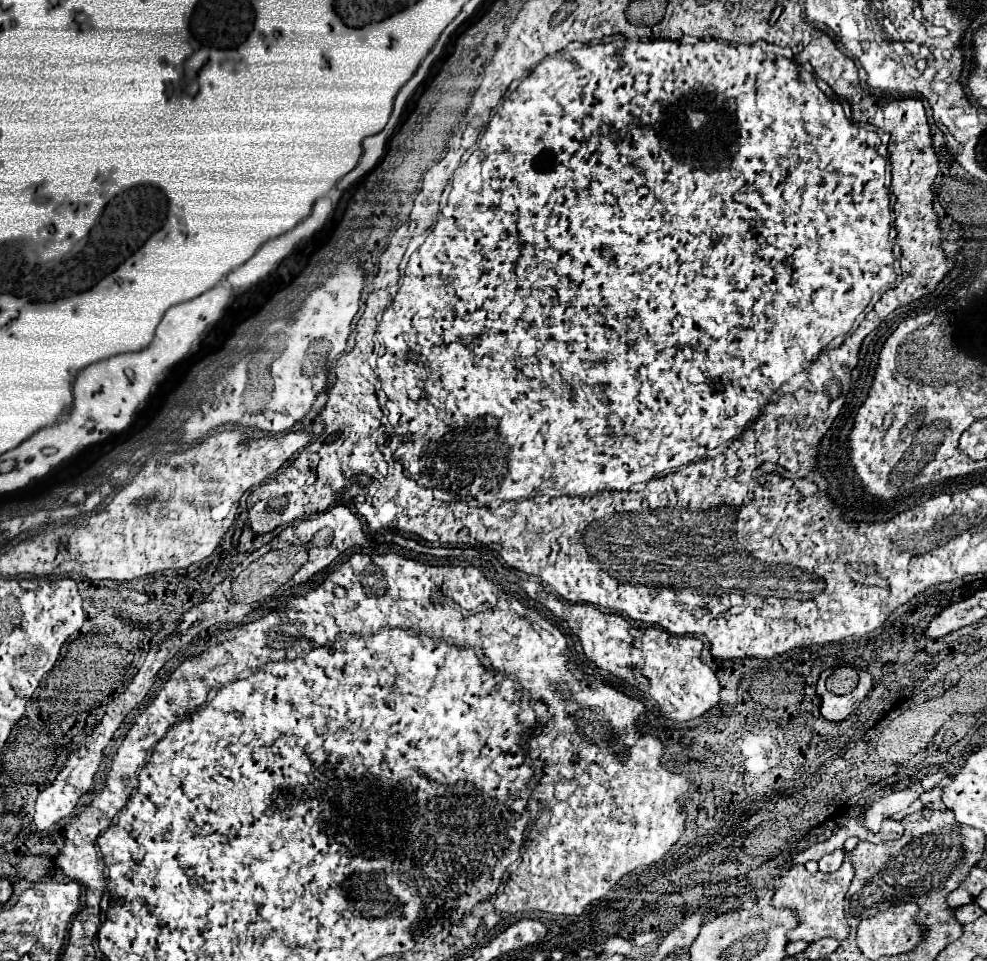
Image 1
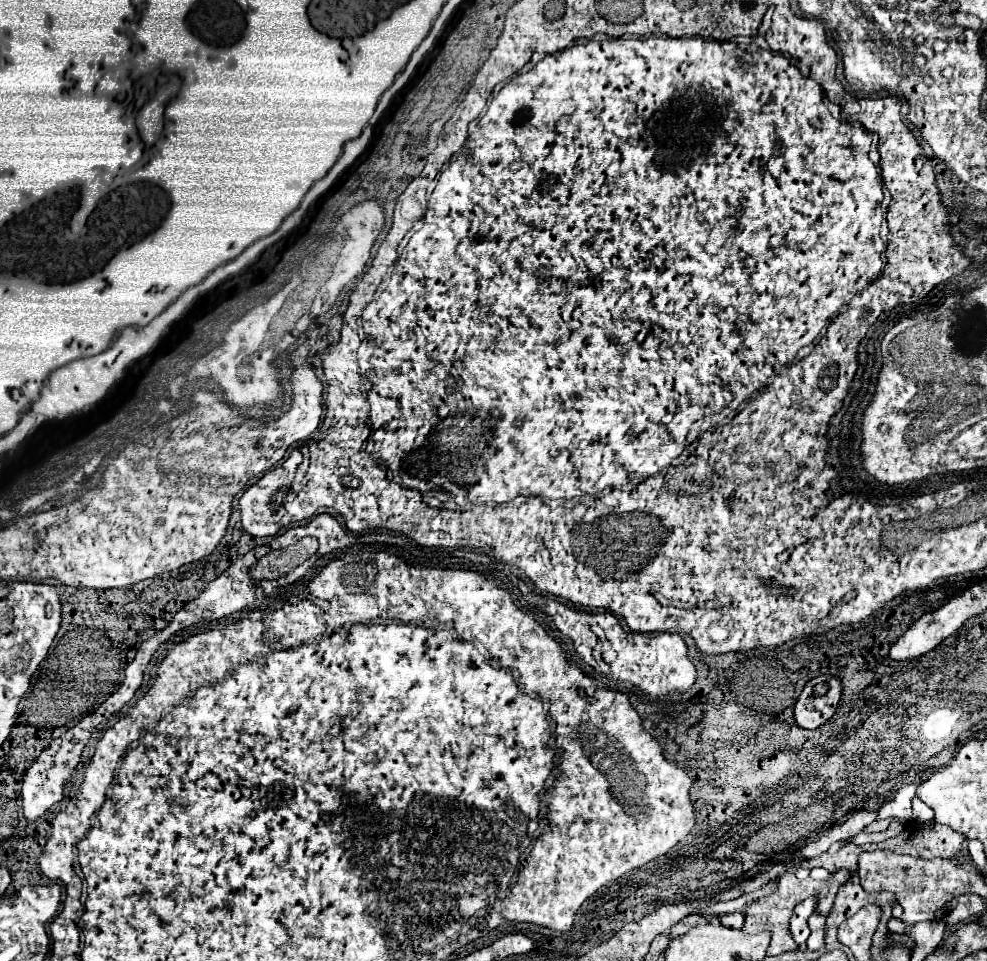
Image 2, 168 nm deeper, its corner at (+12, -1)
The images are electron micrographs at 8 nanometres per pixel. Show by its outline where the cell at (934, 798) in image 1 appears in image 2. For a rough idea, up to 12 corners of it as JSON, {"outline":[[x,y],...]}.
{"outline":[[919,798],[913,800],[913,818],[919,822],[933,820],[933,810]]}

